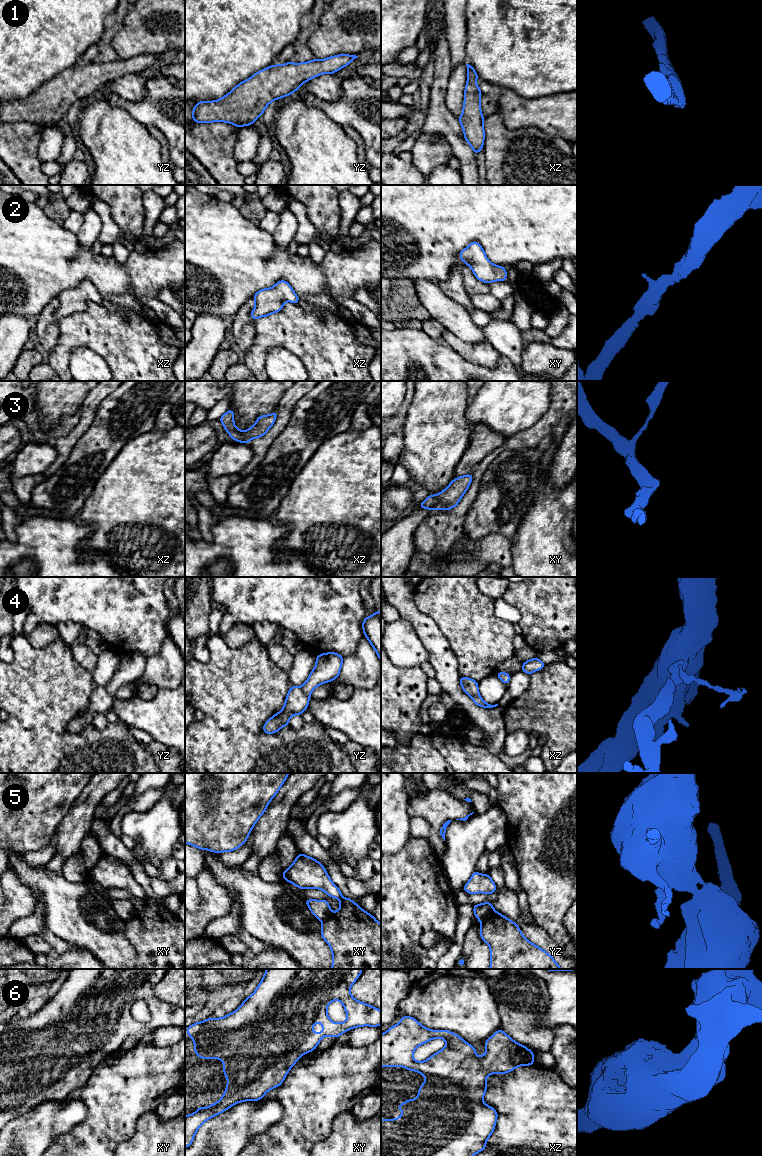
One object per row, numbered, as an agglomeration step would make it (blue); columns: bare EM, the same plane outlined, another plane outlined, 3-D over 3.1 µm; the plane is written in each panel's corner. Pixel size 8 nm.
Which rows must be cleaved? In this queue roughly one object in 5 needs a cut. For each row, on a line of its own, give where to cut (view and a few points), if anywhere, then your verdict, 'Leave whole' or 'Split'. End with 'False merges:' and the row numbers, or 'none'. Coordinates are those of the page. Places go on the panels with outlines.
1: No split. Leave whole
2: No split. Leave whole
3: No split. Leave whole
4: No split. Leave whole
5: Split along yz (493, 909), (481, 922). Split
6: No split. Leave whole
False merges: 5

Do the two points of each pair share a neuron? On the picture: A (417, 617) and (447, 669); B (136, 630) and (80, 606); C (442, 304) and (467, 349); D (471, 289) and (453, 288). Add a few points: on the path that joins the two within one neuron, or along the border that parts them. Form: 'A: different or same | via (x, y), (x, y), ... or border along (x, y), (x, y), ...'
A: same | via (428, 630), (433, 635), (440, 656)
B: same | via (122, 616), (112, 606), (94, 606)
C: different | border along (446, 329), (467, 342), (479, 343), (486, 340)
D: different | border along (459, 268), (462, 274), (464, 289), (470, 296)

